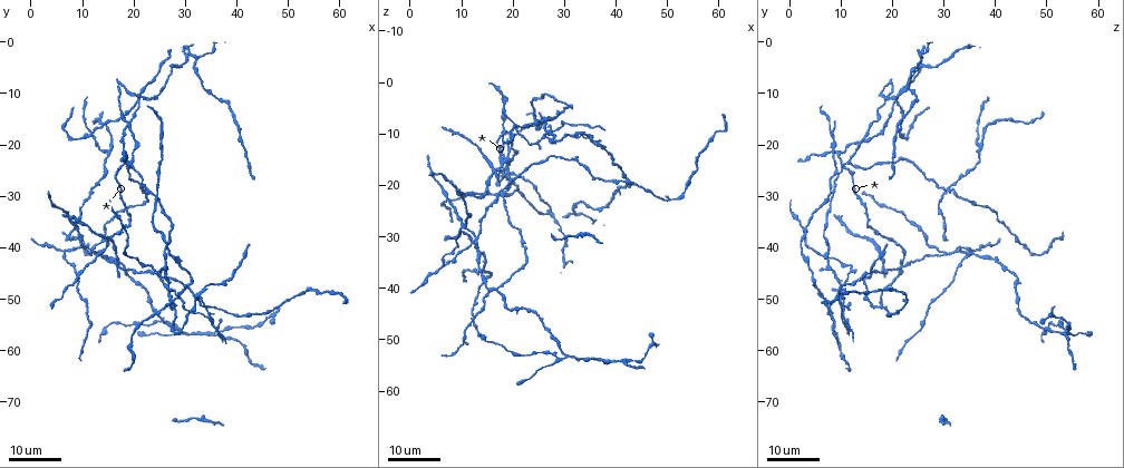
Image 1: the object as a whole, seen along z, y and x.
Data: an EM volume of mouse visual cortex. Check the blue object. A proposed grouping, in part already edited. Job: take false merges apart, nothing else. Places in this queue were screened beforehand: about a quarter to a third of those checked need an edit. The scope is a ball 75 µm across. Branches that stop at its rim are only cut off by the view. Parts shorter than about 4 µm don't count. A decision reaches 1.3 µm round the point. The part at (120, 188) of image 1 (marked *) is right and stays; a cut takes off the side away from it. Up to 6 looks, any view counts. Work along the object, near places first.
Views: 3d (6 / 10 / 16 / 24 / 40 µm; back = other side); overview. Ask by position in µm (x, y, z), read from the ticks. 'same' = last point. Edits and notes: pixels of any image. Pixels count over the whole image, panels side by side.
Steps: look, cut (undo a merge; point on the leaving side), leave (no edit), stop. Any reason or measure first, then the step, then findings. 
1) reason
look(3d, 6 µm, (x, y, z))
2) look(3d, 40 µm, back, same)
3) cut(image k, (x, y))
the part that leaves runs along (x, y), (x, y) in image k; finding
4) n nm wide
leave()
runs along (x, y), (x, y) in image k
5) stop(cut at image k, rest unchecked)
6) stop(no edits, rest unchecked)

arms part here
look(3d, 16 µm, (12.0, 40.5, 31.5))

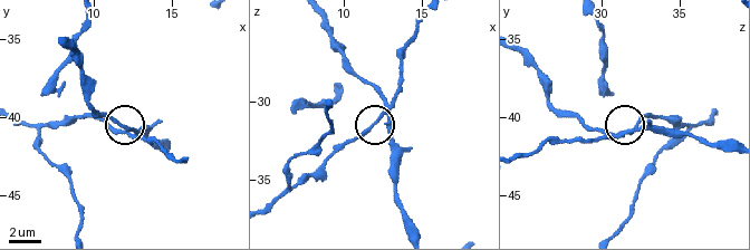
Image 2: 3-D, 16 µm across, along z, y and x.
zoom in
look(3d, 6 µm, (12.4, 41.2, 31.0))

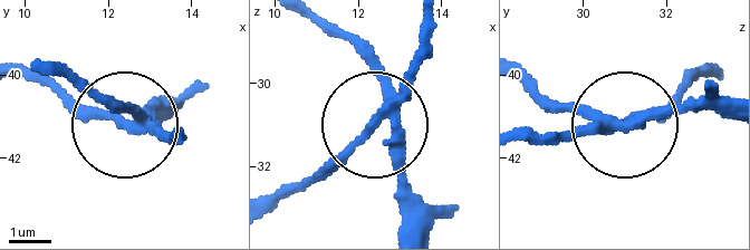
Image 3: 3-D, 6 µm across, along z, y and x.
220 nm wide
leave()
runs along (434, 28), (402, 92), (299, 184) in image 3; one neuron here

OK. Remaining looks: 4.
look(3d, 16 µm, (26.0, 48.0, 10.0))

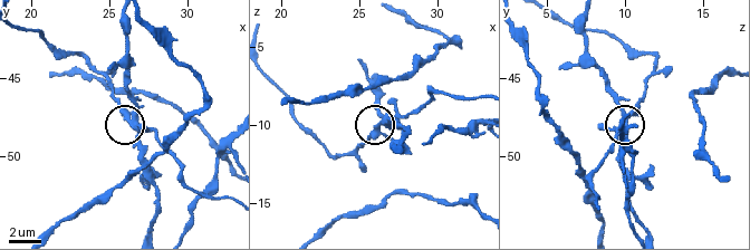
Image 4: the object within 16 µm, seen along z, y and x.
closer look
look(3d, 10 µm, (26.2, 47.8, 10.2))

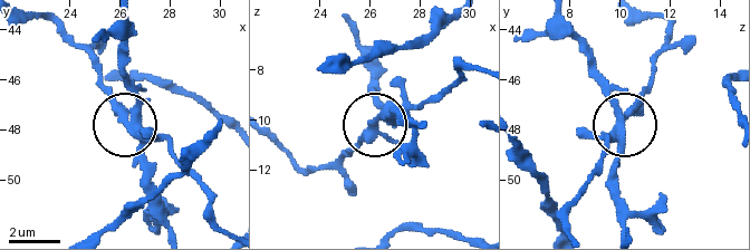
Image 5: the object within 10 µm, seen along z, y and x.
side arm 28 µm
cut(image 5, (153, 134))
the part that leaves runs along (133, 127), (90, 59), (46, 19) in image 5; two neurons meet here

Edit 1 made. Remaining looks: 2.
stop(cut at image 5, rest unchecked)

